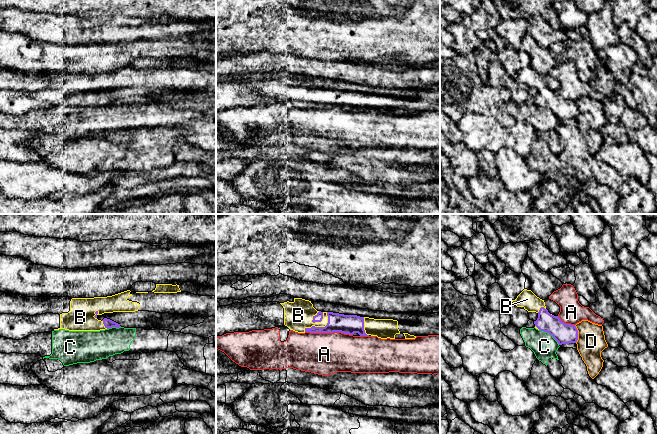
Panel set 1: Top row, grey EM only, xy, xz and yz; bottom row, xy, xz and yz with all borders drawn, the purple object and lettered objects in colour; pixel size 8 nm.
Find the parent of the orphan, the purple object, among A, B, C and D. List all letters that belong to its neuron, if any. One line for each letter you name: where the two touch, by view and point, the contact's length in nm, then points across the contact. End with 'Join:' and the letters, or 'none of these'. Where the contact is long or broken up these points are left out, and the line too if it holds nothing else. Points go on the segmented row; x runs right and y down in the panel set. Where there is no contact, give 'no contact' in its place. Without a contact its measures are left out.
B: meets purple in xz at (320, 327); contact 240 nm long
Join: B

